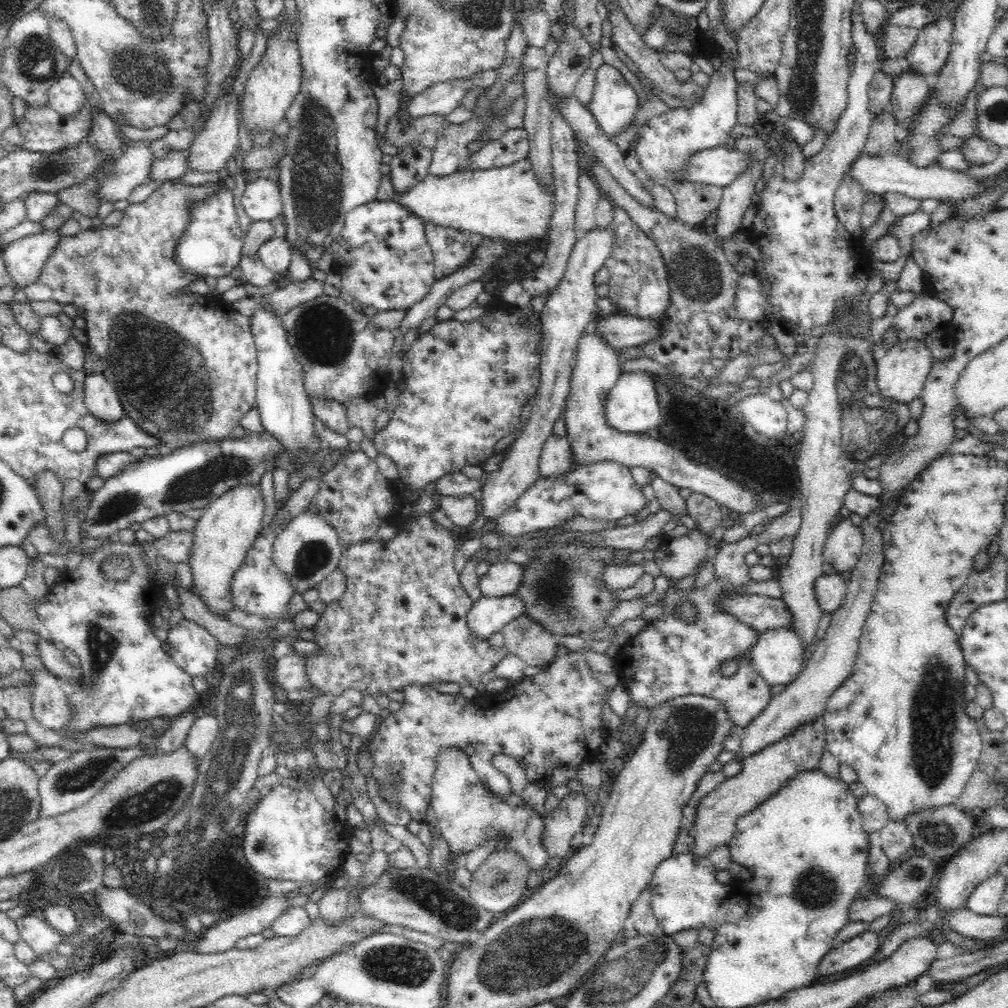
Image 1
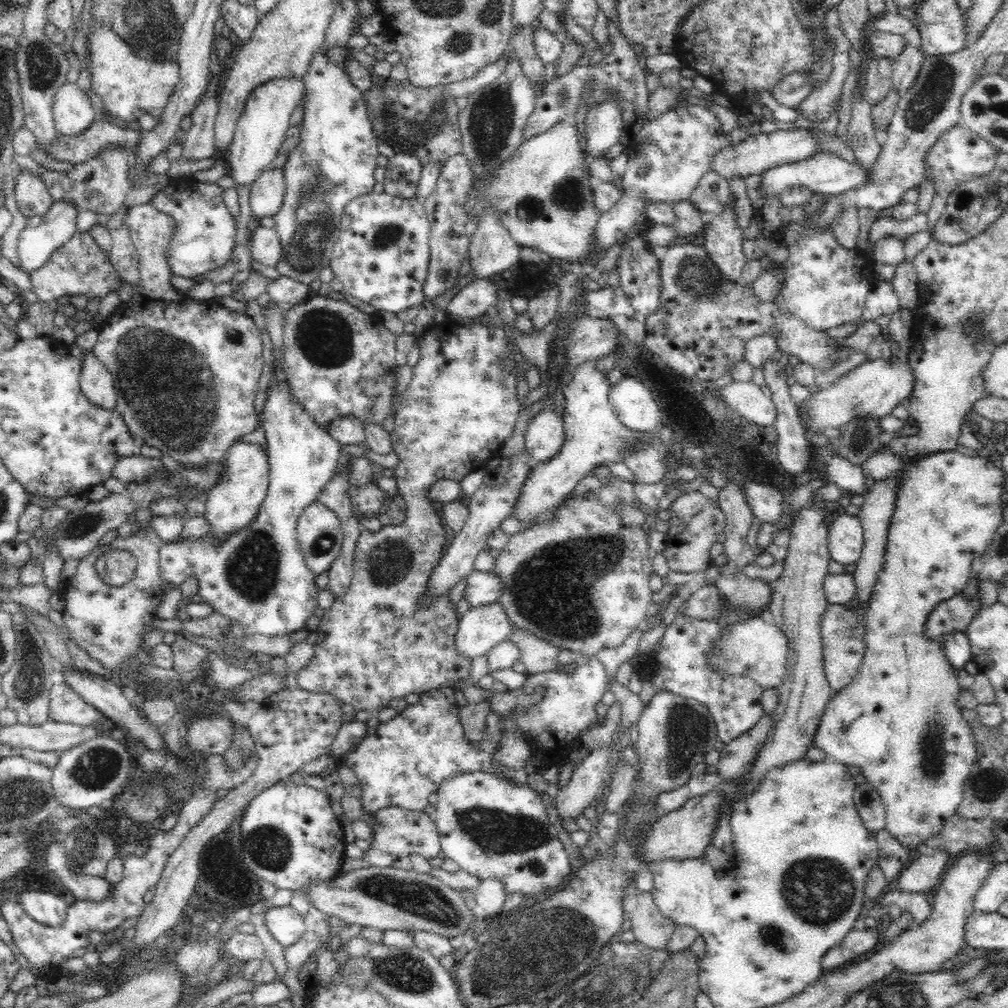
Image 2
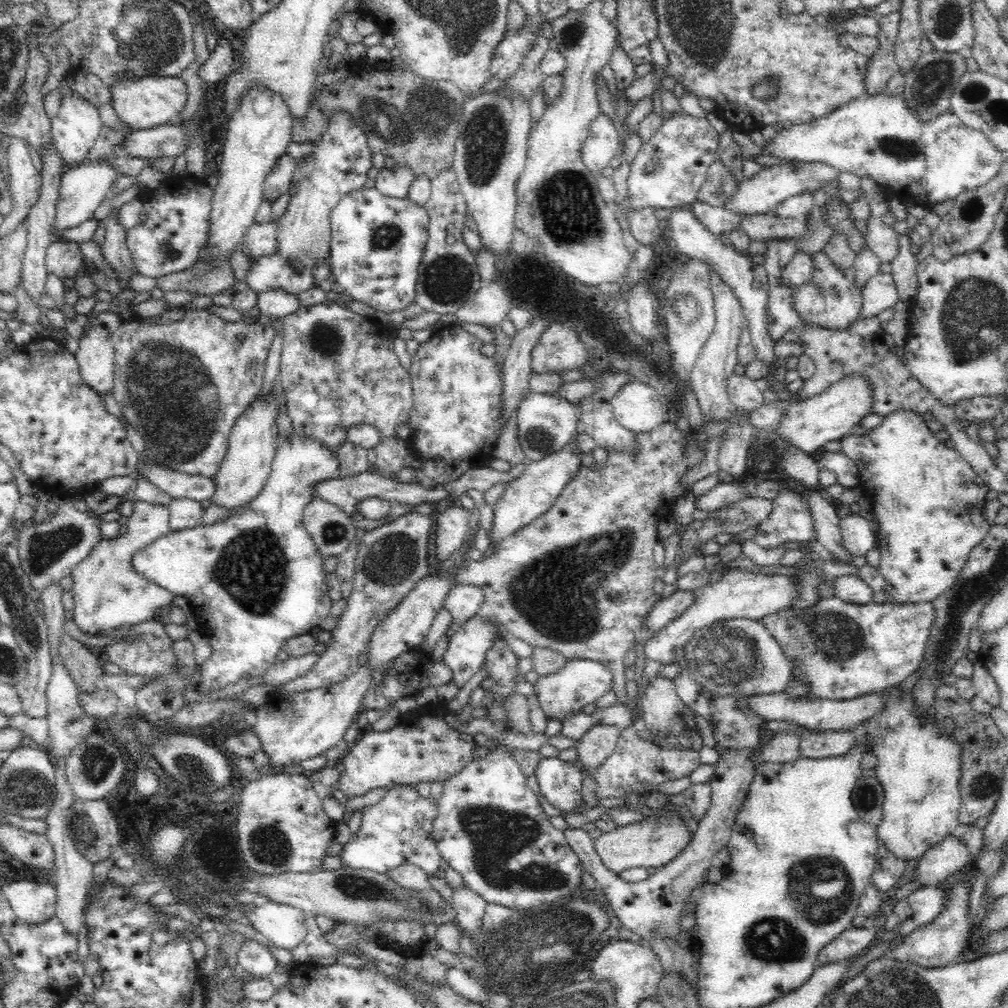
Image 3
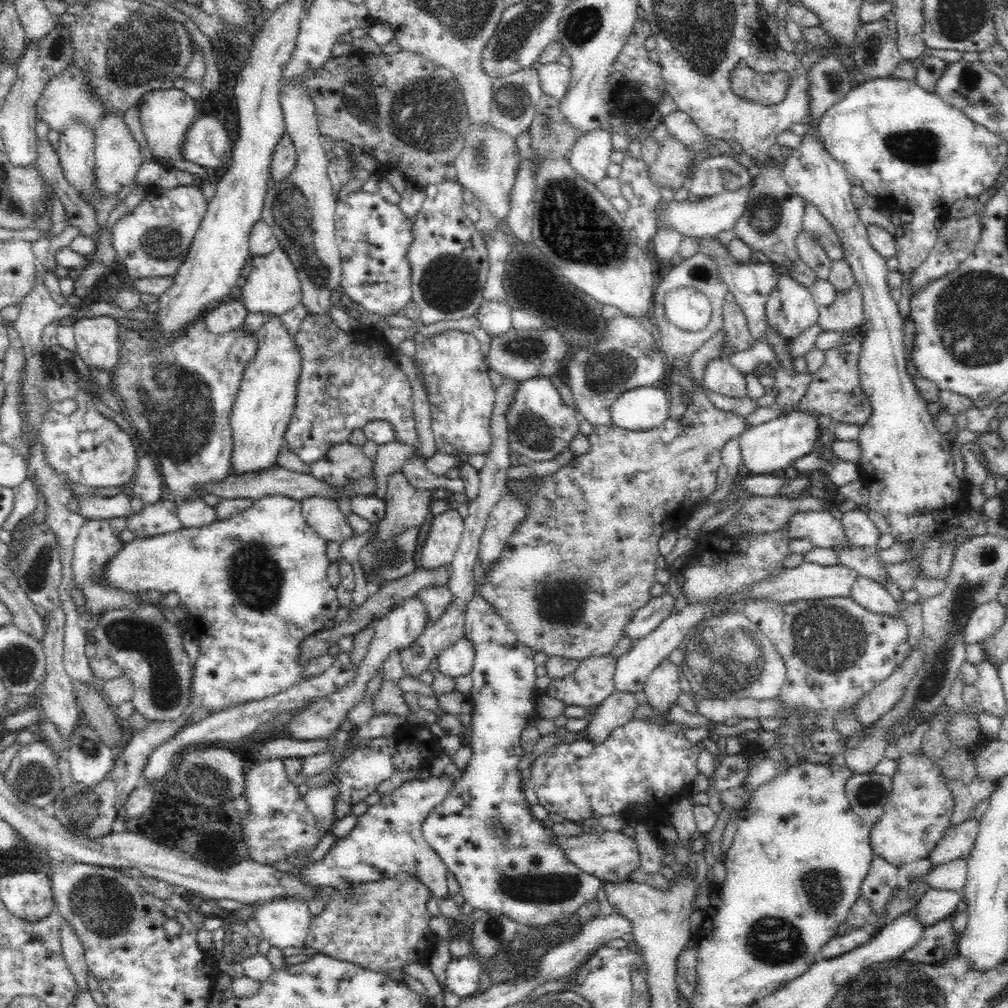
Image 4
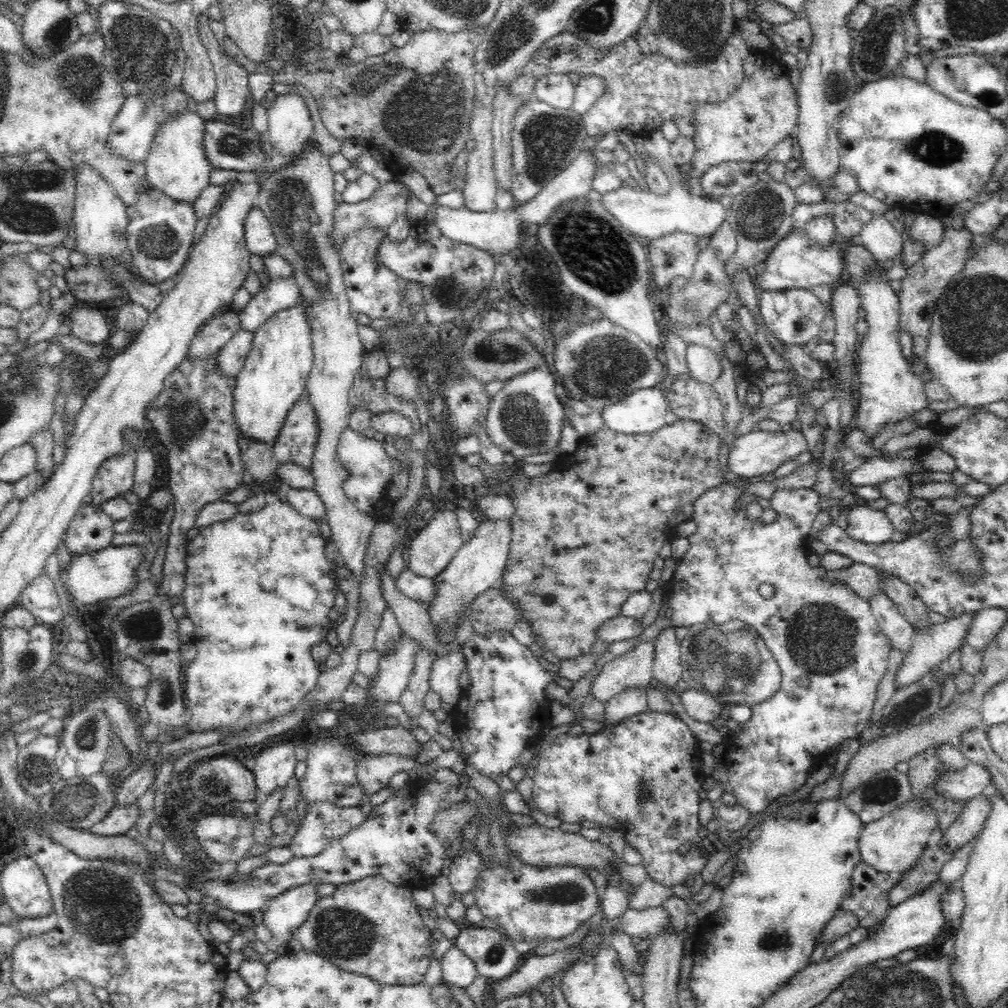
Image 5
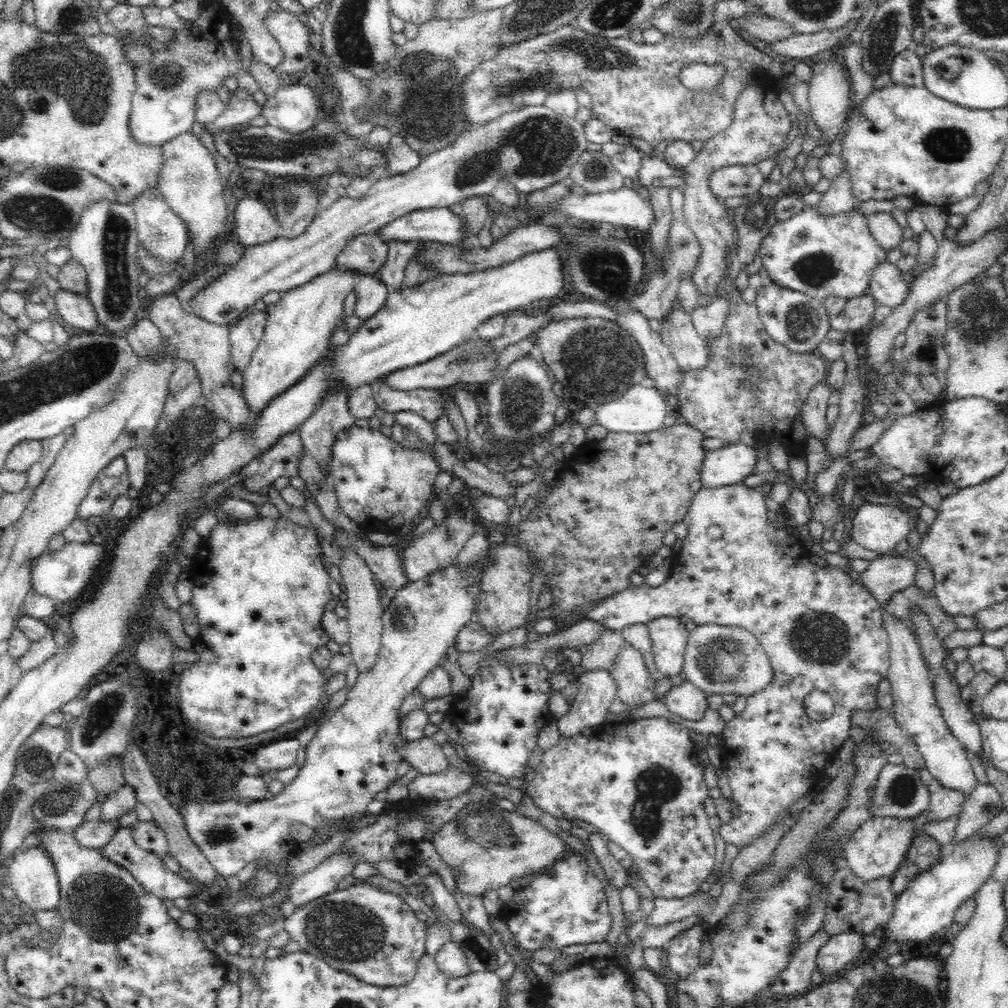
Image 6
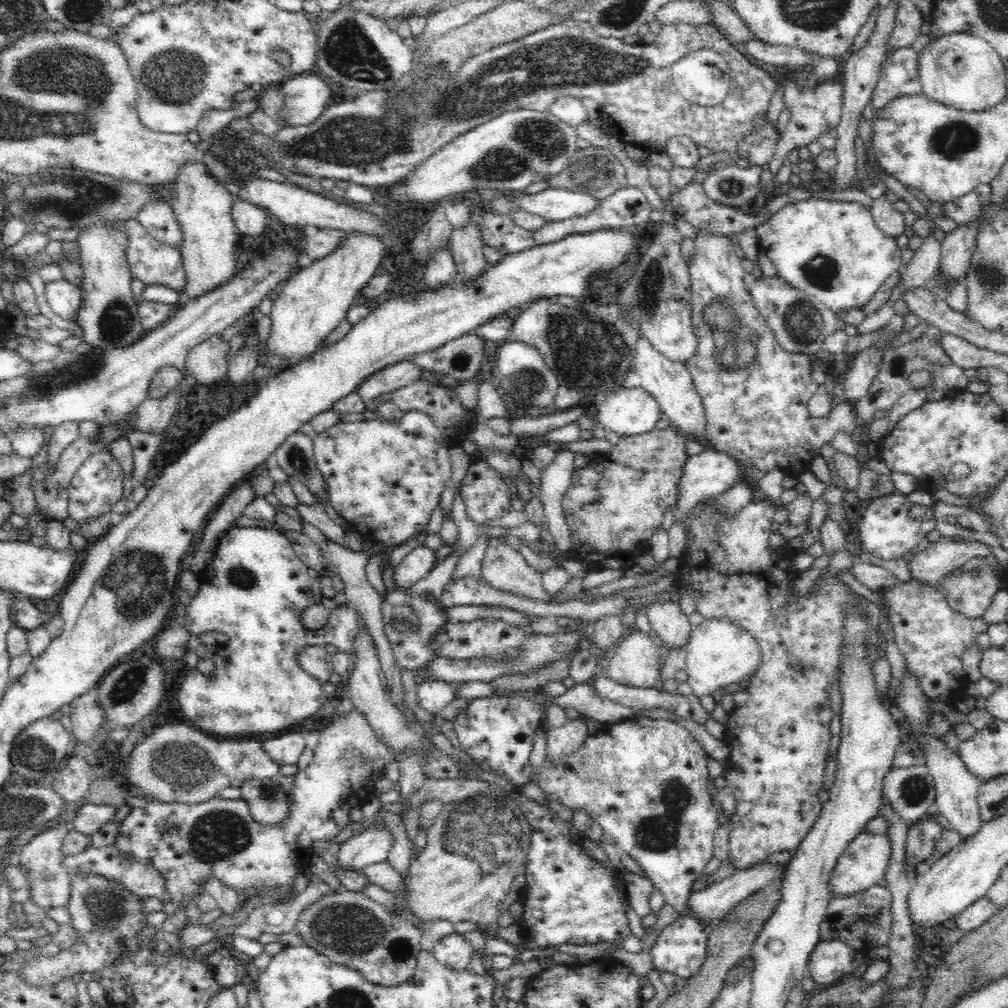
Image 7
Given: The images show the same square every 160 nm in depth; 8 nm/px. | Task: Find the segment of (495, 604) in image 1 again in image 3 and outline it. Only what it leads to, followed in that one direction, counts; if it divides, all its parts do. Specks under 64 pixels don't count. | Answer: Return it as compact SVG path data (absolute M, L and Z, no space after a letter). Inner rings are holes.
M476 614L472 618L465 620L460 625L460 628L449 638L443 661L452 671L452 678L459 687L464 686L482 667L484 654L494 642L492 636L494 636L494 631L492 631L492 625L488 623L488 619Z

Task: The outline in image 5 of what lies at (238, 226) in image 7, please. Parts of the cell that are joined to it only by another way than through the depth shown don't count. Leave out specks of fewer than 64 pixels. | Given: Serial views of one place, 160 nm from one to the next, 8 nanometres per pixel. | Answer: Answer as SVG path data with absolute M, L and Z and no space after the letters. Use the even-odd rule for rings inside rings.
M257 204L244 218L244 238L251 254L266 257L276 251L277 238L273 226Z

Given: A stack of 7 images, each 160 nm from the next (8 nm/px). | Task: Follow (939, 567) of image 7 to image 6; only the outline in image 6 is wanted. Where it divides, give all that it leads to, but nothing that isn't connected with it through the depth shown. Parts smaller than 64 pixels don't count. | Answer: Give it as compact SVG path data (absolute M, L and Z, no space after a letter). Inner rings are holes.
M895 554L880 555L871 560L868 568L861 574L863 586L883 608L894 592L915 584L918 570L918 565L913 559Z

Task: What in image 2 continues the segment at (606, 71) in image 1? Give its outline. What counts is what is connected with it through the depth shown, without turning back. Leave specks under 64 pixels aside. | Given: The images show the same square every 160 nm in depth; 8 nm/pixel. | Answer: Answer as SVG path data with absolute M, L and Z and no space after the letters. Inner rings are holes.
M614 101L594 105L586 112L586 146L584 152L589 160L605 158L610 148L619 142L622 117Z

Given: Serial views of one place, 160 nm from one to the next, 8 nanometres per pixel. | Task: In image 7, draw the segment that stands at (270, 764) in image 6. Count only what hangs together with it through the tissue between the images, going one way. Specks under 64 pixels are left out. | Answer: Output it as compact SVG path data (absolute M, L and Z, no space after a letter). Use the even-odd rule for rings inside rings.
M292 732L283 736L274 736L264 742L270 759L280 765L297 765L305 747L312 744L312 738L303 732Z

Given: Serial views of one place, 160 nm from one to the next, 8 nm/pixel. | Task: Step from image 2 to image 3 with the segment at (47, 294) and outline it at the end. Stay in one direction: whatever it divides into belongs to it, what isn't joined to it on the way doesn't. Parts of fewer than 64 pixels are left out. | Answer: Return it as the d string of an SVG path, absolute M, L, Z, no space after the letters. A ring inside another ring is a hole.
M66 239L50 243L46 254L46 267L48 273L56 274L62 279L65 276L86 274L84 270L85 258L80 250L80 245L75 241Z

